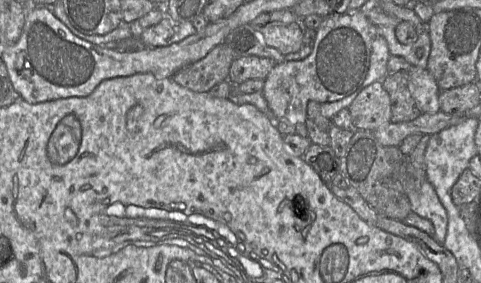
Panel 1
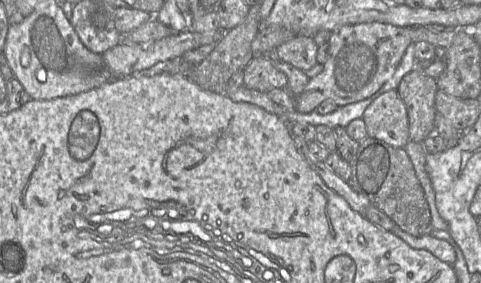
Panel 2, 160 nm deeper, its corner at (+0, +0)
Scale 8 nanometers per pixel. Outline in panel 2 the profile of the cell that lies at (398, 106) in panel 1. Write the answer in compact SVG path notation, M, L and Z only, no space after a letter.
M414 69L402 78L396 91L407 108L410 140L422 143L431 133L435 133L437 80L421 69Z

